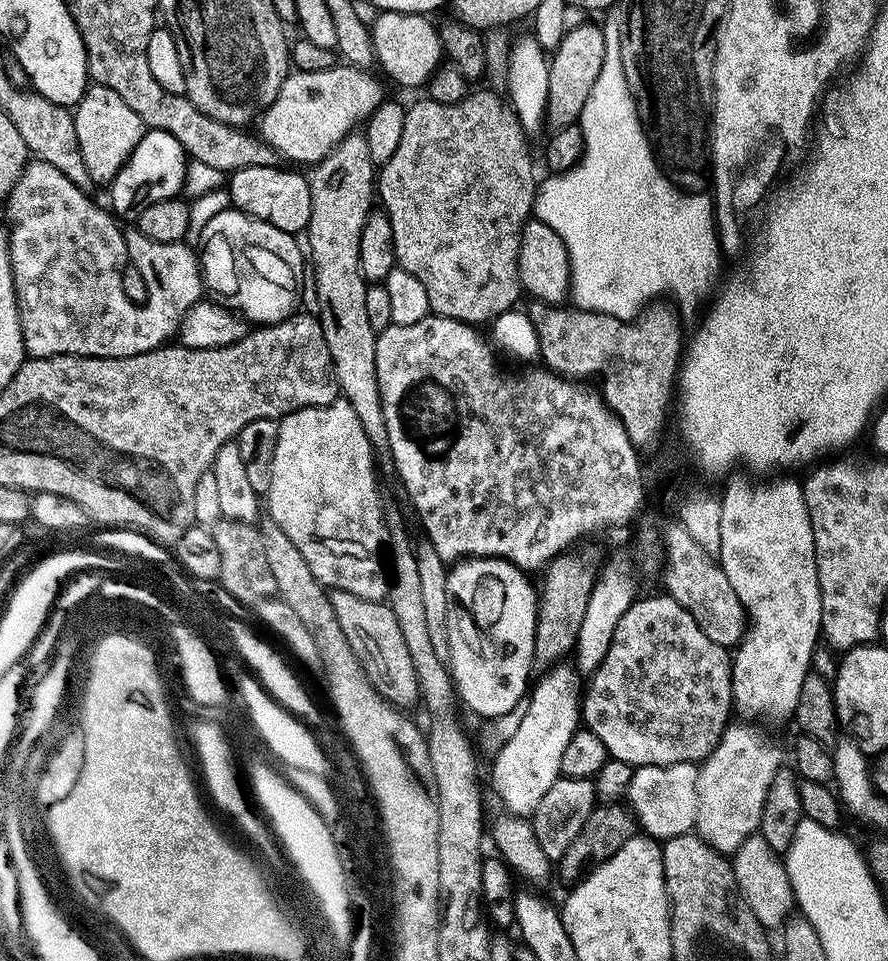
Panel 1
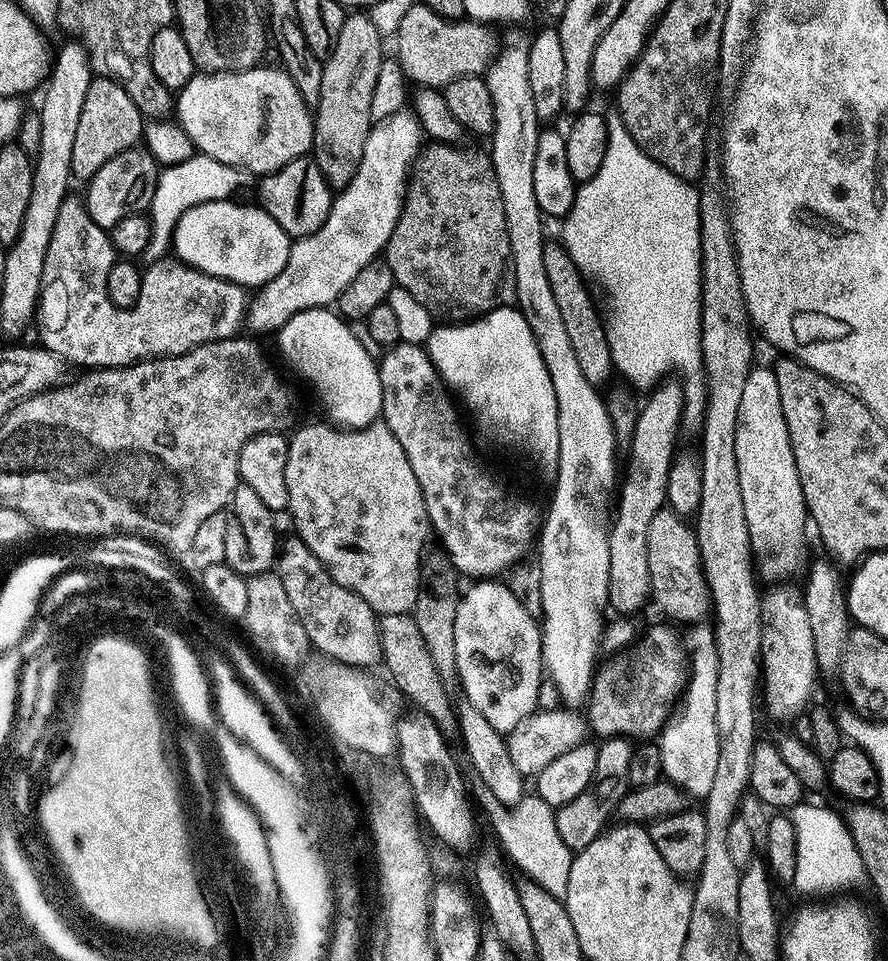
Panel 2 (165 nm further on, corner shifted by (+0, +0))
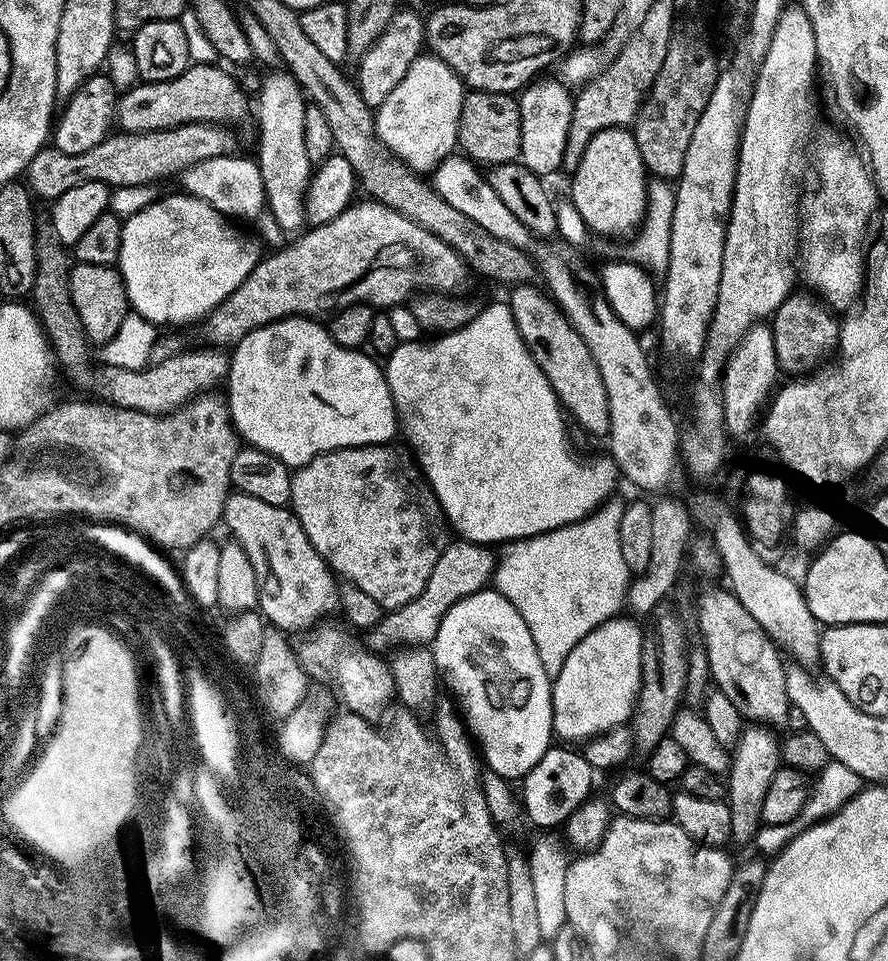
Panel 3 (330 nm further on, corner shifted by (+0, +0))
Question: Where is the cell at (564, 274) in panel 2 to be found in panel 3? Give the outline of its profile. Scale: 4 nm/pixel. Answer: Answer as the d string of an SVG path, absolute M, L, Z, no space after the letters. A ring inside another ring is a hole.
M516 286L511 289L512 300L510 307L519 326L520 335L529 349L541 348L548 359L547 367L554 373L555 379L568 384L568 396L572 399L572 408L576 411L576 420L588 432L596 436L607 437L609 435L610 410L608 408L608 394L604 385L604 378L600 373L590 346L578 334L578 330L568 319L560 305L547 291L532 288L533 286Z

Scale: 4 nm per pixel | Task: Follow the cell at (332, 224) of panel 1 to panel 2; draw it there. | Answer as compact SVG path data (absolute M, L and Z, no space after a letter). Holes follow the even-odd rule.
M349 11L342 22L334 50L323 61L322 90L320 101L314 106L310 156L333 190L345 188L354 178L366 138L374 127L370 97L374 95L374 82L378 82L378 70L386 58L383 43L385 41L367 11Z

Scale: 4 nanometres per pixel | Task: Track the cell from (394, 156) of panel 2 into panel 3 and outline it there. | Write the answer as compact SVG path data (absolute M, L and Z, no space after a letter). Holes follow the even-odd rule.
M421 54L406 70L406 78L398 82L394 94L386 98L380 107L375 109L376 137L382 145L404 164L404 166L417 174L431 173L437 164L441 164L447 156L453 155L455 145L460 138L460 115L464 109L466 85L446 62L431 54ZM416 128L424 128L424 136L416 136Z

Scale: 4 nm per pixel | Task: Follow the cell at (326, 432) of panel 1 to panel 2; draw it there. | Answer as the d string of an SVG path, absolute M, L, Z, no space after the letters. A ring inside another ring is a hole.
M331 422L323 423L297 427L288 442L286 512L292 515L295 535L343 588L358 594L380 616L409 614L418 595L419 568L426 552L424 539L430 536L422 490L418 478L414 478L410 458L406 458L402 442L394 438L390 426L383 422L366 428L341 428Z

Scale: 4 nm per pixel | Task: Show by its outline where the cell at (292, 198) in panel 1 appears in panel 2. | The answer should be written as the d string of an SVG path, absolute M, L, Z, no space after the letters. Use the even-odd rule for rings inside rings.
M299 156L276 172L267 173L261 180L264 181L260 184L259 207L268 212L270 218L274 218L274 222L278 222L278 226L282 226L282 230L290 238L314 234L326 222L327 215L331 212L334 192L328 187L315 160Z

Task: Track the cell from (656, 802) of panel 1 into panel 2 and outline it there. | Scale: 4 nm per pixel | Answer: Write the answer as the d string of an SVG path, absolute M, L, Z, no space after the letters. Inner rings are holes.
M697 623L686 632L686 657L689 662L688 682L684 686L679 710L664 725L659 737L663 779L678 785L689 797L707 798L718 770L718 654L711 627Z

